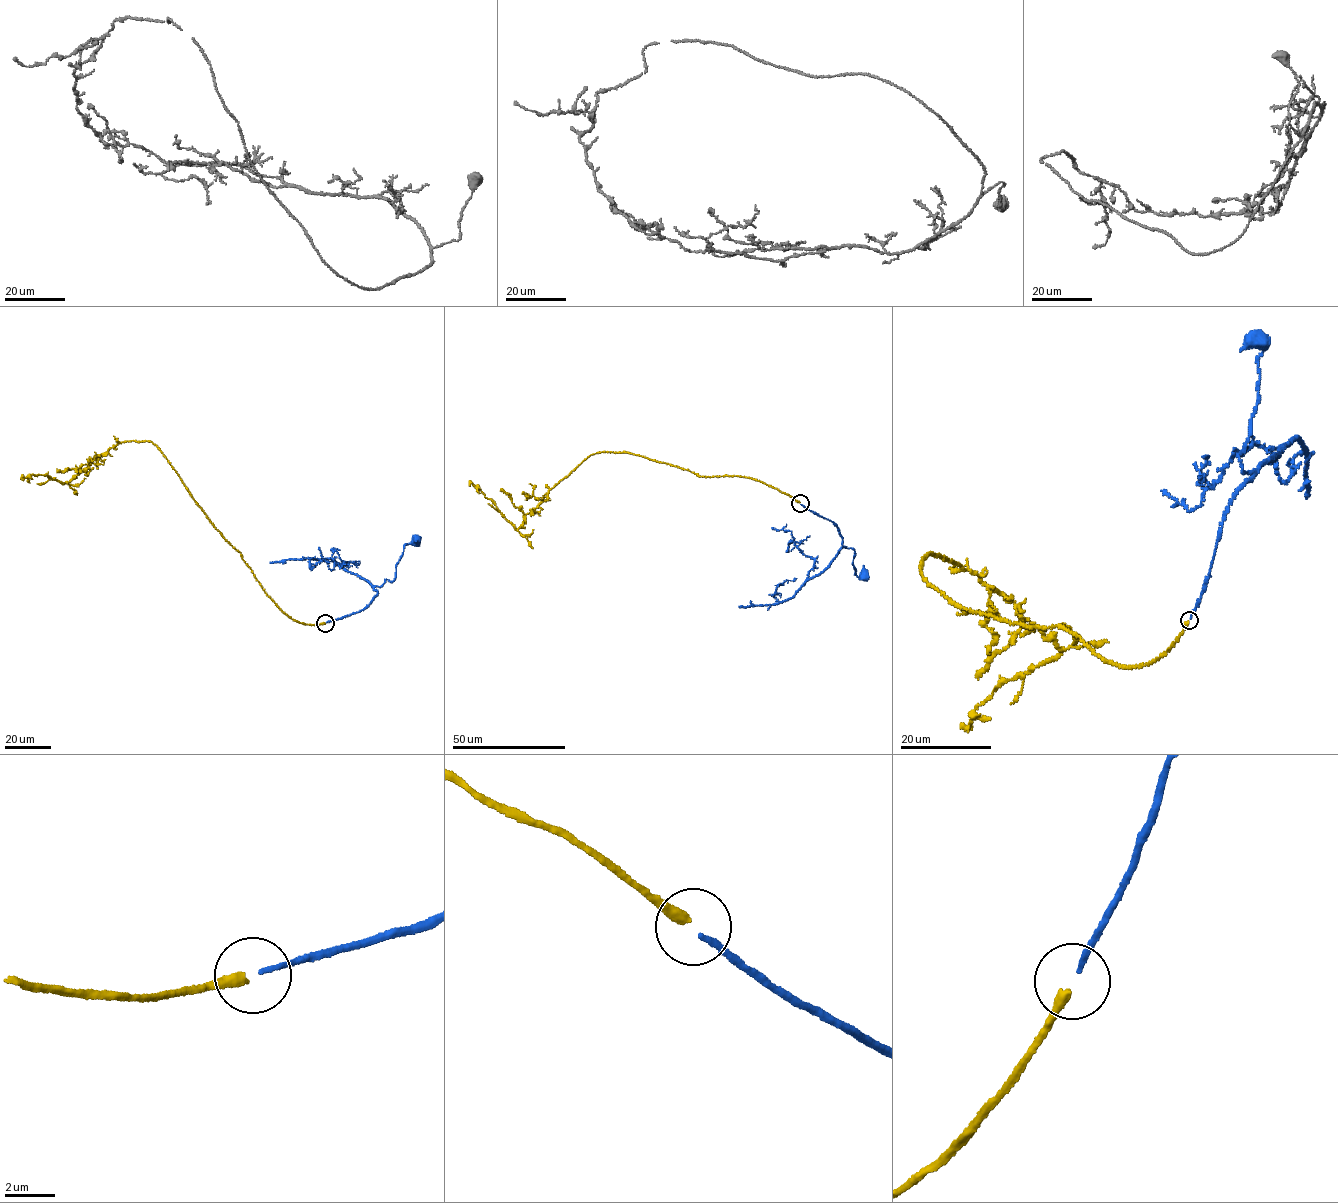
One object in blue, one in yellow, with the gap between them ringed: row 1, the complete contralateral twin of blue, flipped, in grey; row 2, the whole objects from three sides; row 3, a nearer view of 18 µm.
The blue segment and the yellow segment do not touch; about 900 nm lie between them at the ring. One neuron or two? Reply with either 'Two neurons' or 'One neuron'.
One neuron

